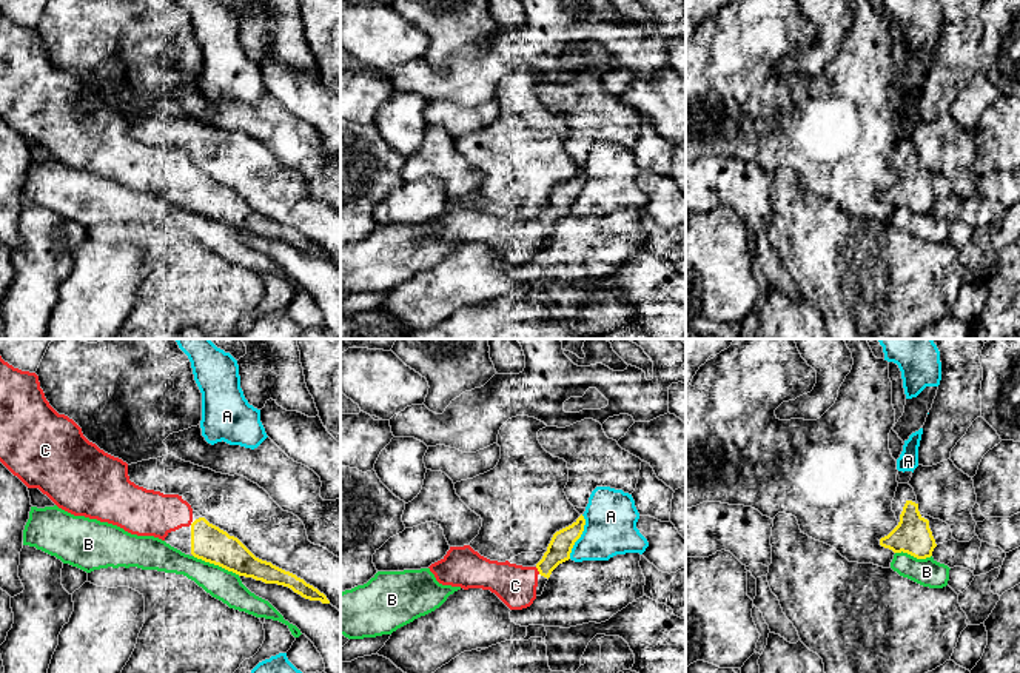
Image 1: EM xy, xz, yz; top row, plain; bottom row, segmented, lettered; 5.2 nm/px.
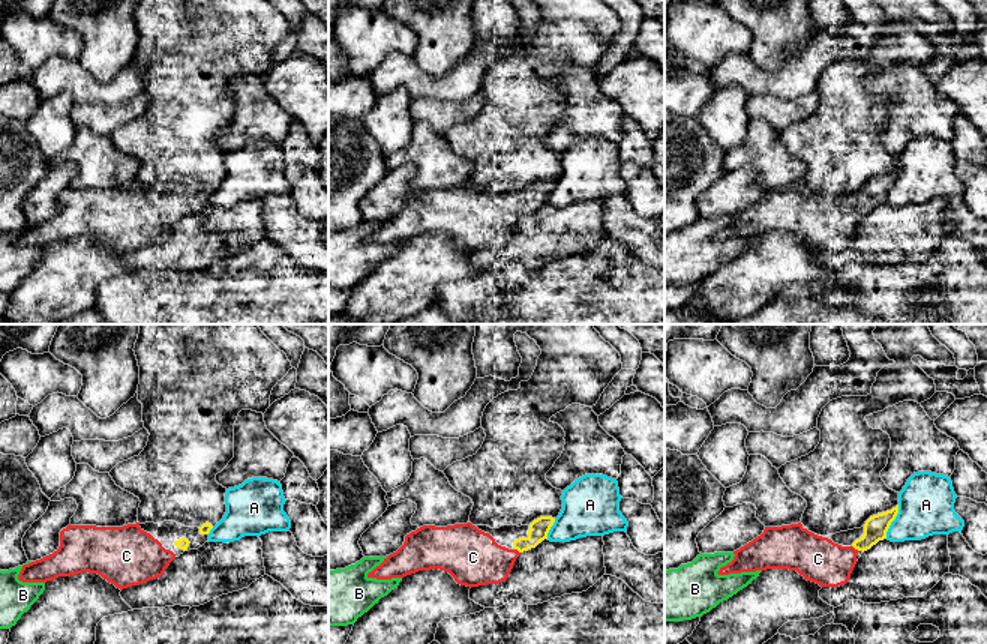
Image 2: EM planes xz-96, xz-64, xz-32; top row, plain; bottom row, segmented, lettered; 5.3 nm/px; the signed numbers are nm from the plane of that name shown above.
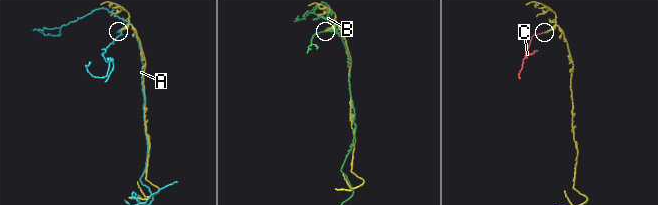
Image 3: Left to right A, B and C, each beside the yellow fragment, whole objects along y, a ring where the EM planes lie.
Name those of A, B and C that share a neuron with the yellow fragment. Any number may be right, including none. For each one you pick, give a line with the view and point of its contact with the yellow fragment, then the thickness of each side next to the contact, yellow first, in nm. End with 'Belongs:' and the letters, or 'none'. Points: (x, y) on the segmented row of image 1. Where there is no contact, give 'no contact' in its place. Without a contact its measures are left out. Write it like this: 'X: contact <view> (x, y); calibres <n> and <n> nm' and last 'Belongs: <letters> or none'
C: contact xz (538, 570); calibres 120 and 220 nm
Belongs: C

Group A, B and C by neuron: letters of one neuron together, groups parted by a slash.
A / B / C

